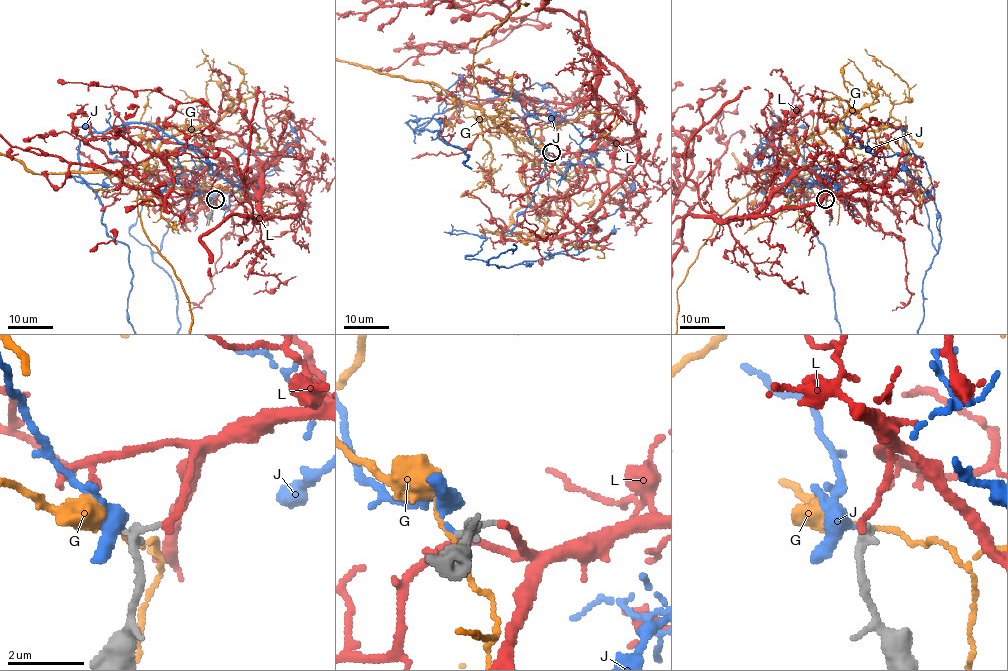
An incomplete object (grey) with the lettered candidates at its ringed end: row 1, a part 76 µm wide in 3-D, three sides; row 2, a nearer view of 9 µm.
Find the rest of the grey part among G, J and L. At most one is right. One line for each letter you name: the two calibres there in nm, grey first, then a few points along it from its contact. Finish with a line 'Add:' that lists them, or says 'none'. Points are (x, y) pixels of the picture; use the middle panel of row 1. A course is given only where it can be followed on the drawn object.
L: Thickness 220 nm (grey) against 180 nm
Add: L

